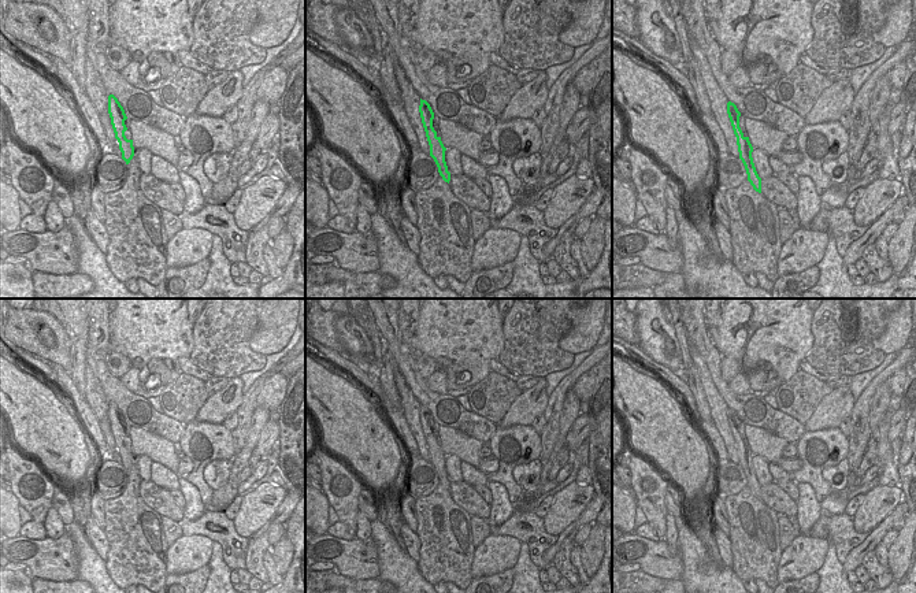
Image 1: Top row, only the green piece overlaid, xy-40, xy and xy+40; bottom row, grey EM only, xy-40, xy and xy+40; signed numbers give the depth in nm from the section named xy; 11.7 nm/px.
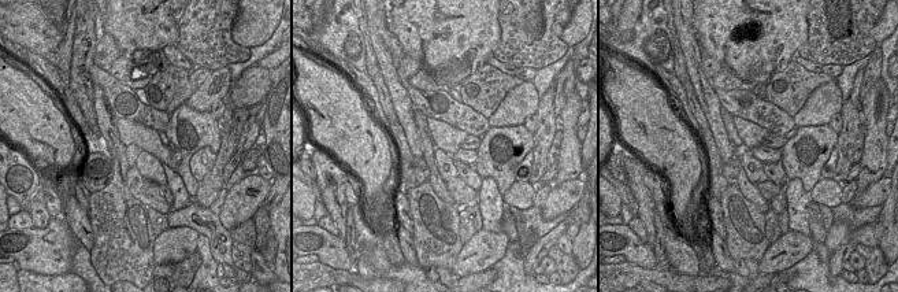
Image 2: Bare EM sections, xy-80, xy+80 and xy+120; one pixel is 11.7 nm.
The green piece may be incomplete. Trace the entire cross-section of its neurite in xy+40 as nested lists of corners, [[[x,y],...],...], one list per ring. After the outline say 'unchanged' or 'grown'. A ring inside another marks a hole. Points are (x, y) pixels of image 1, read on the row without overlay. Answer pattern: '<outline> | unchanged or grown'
[[[728,408],[727,420],[728,420],[734,441],[737,444],[739,466],[742,467],[745,472],[748,488],[750,489],[750,492],[753,493],[756,499],[761,500],[761,485],[759,483],[756,478],[753,464],[752,464],[753,453],[749,448],[749,444],[745,444],[739,434],[741,419],[738,418],[734,409]]] | unchanged

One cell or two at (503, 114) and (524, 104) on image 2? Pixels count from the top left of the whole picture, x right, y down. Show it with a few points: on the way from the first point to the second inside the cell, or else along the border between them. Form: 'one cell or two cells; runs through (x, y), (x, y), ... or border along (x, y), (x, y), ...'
one cell; runs through (508, 113), (519, 104)

